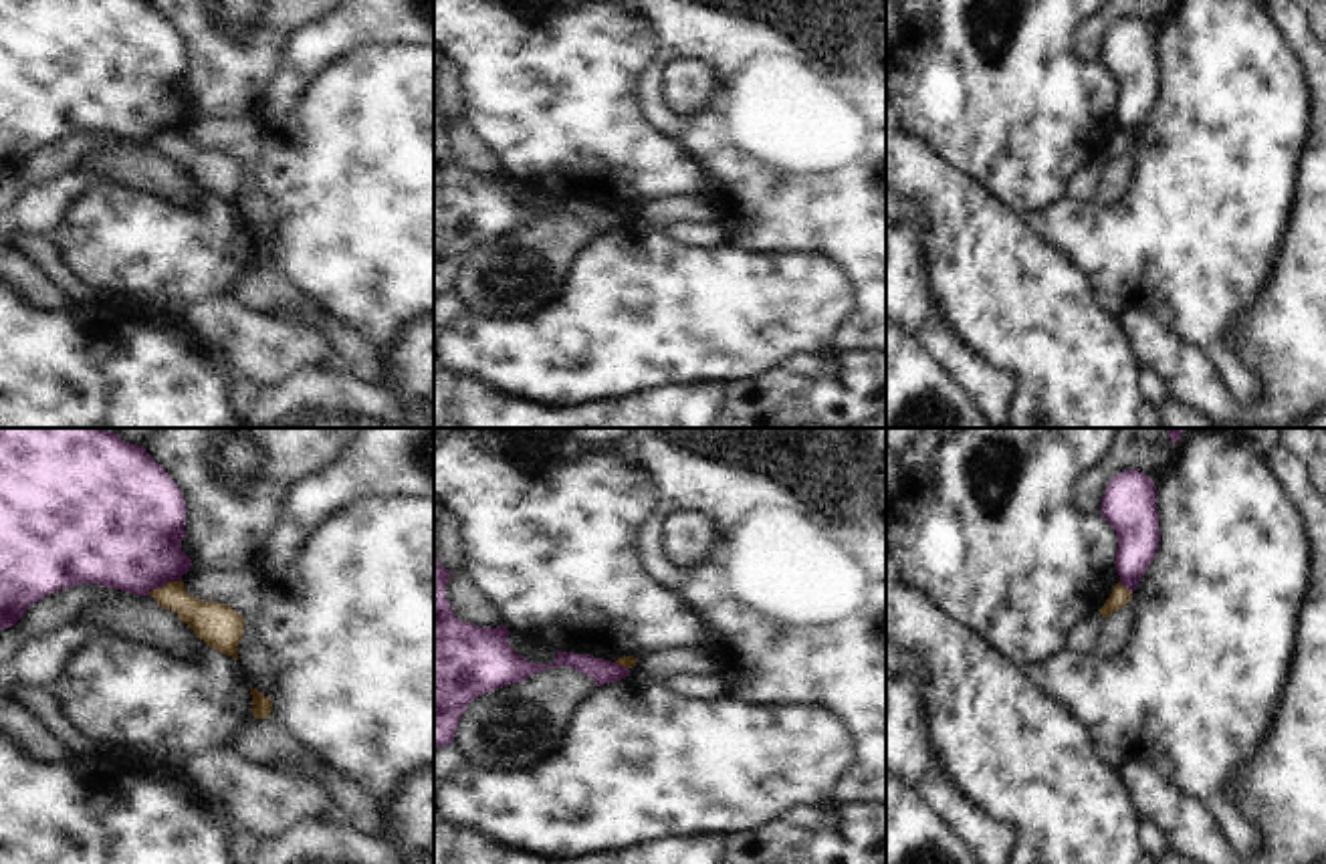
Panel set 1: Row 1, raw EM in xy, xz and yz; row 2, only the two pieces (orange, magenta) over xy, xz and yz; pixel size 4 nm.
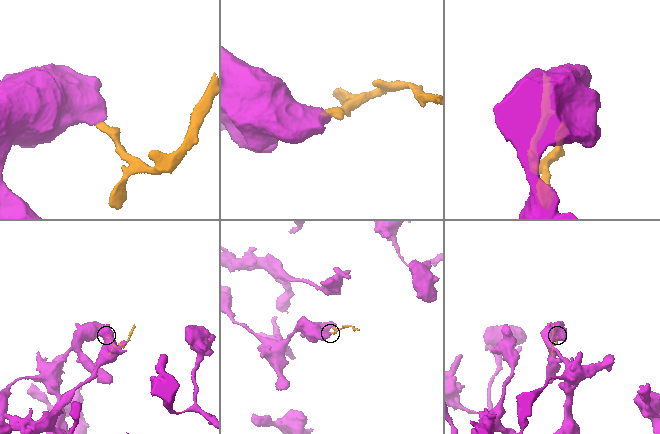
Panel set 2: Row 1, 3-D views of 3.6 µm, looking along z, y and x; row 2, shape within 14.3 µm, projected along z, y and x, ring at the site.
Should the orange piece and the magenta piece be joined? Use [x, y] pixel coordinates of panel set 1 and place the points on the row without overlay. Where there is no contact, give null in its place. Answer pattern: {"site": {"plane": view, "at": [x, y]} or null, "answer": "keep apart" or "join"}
{"site": {"plane": "xy", "at": [166, 132]}, "answer": "keep apart"}

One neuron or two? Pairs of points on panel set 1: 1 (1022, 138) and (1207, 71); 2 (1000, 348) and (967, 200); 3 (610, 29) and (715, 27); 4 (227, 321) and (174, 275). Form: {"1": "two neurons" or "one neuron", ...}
{"1": "two neurons", "2": "one neuron", "3": "two neurons", "4": "two neurons"}

